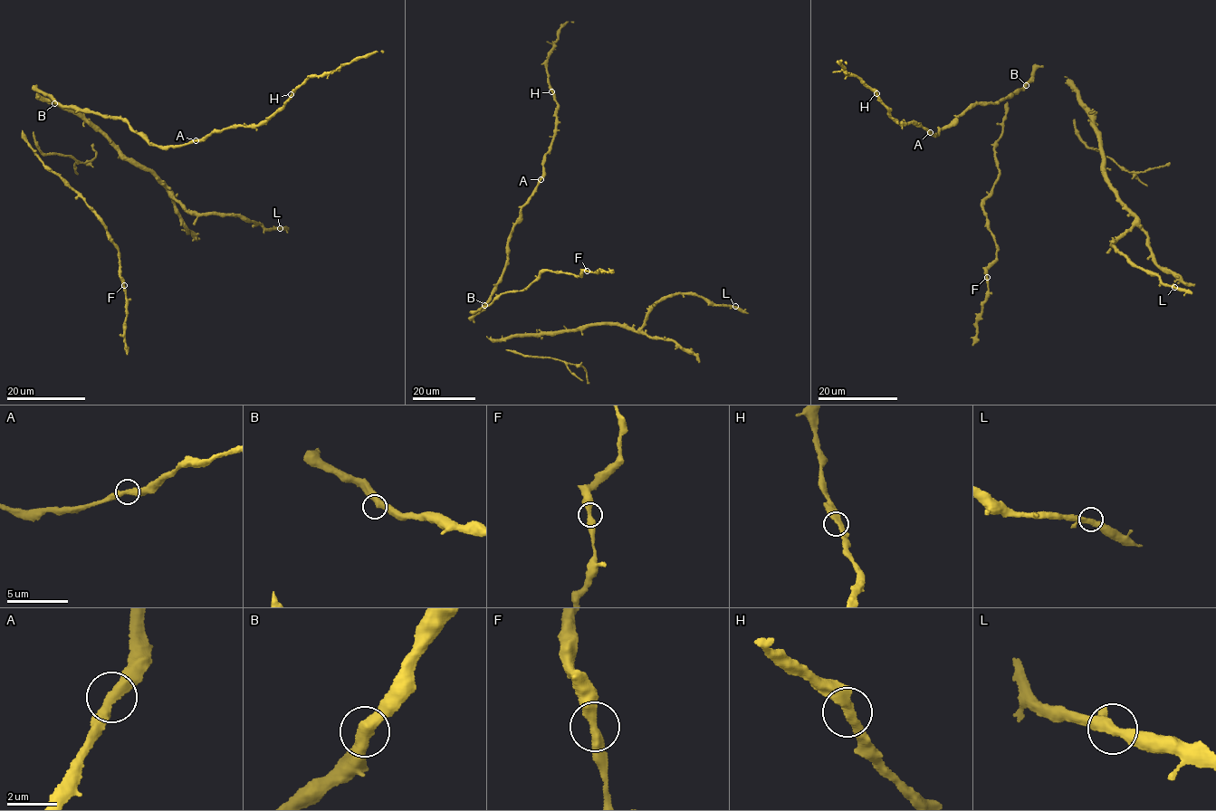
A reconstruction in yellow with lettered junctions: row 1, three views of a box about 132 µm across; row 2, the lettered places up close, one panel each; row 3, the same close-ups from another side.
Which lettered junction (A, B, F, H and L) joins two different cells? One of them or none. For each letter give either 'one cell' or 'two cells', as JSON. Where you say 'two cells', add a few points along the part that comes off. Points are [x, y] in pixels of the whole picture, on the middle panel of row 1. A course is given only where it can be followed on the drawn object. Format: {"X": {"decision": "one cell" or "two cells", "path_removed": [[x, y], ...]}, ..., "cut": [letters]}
{"A": {"decision": "one cell"}, "B": {"decision": "one cell"}, "F": {"decision": "one cell"}, "H": {"decision": "one cell"}, "L": {"decision": "one cell"}, "cut": []}

